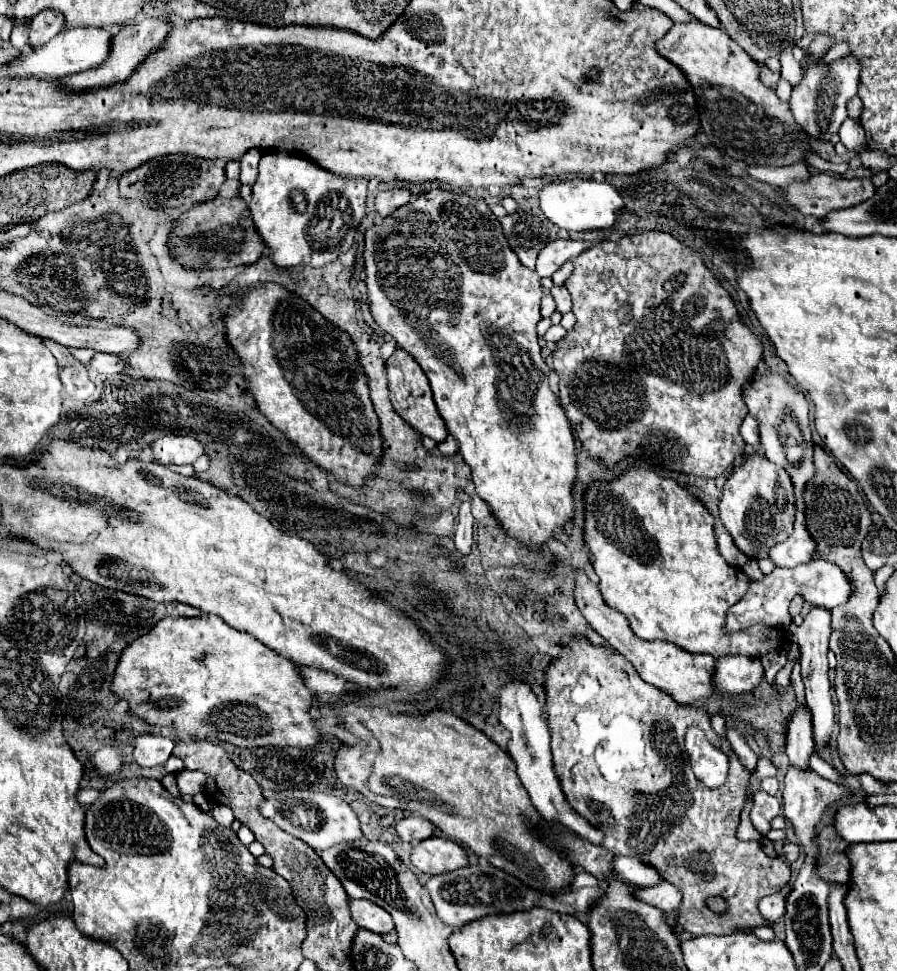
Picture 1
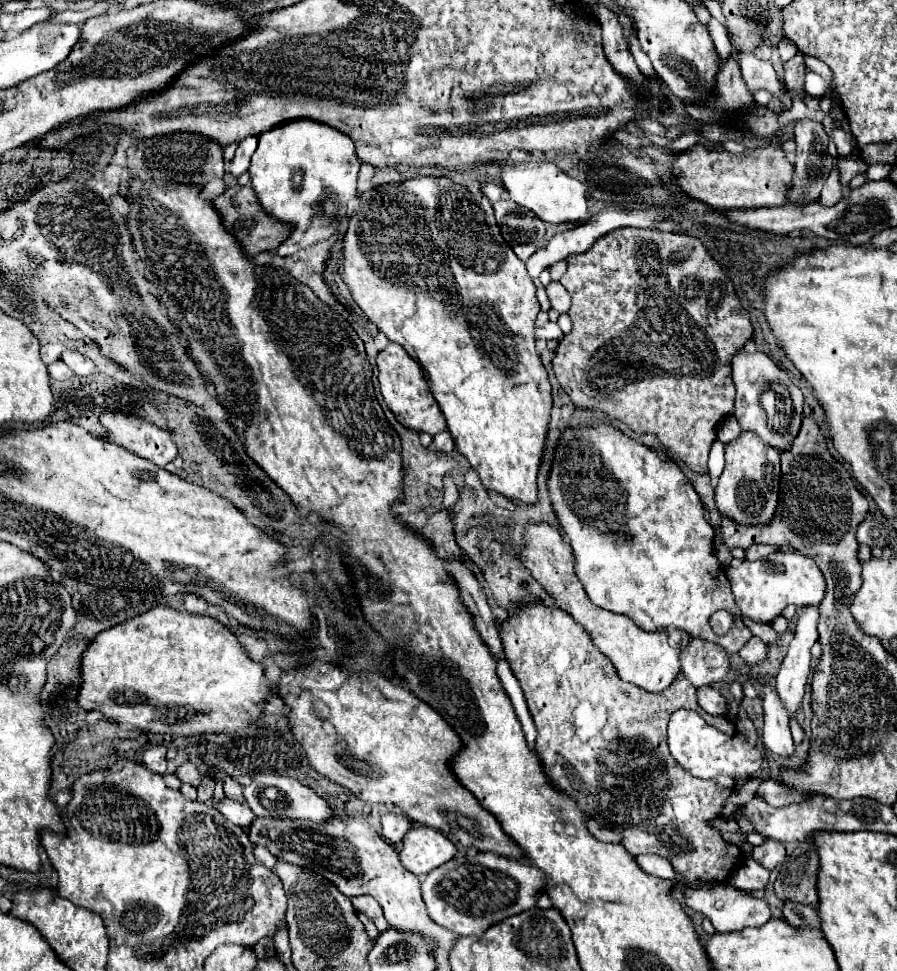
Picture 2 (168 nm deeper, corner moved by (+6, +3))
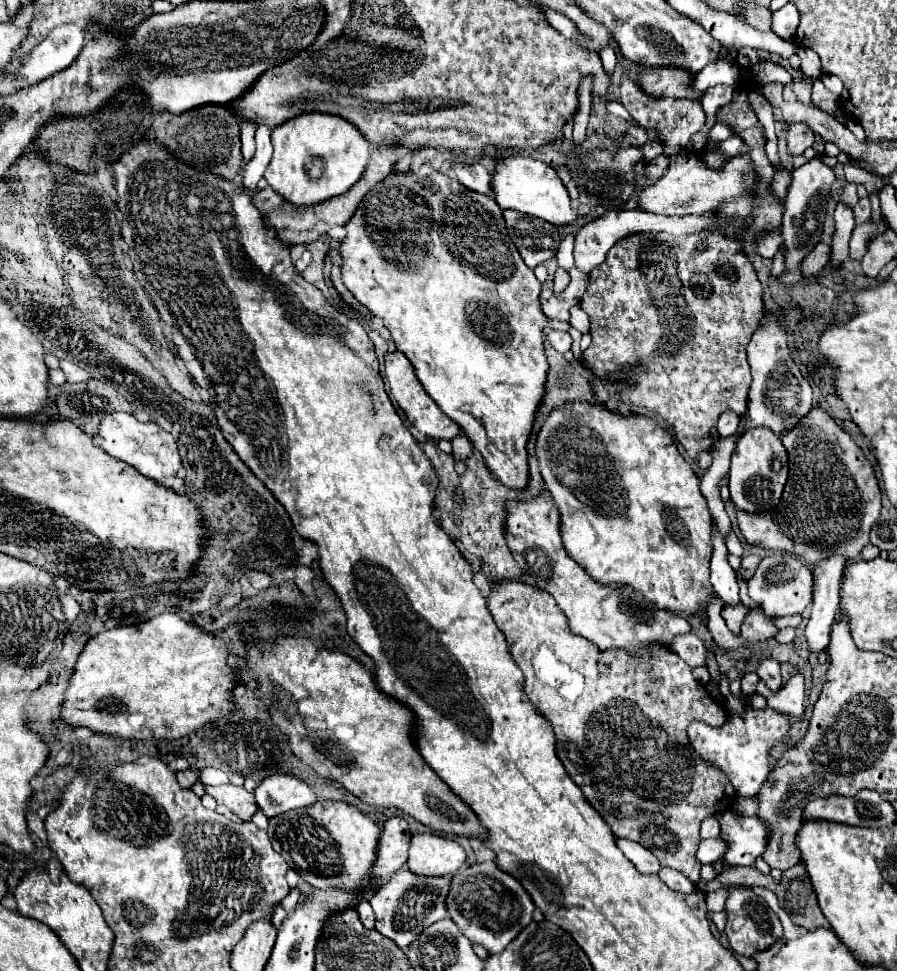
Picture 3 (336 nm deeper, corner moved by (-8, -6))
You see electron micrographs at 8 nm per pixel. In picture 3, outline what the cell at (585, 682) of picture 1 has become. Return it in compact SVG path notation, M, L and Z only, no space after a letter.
M502 581L502 583L494 583L492 585L492 591L490 591L490 597L488 597L488 609L498 625L498 629L506 635L506 643L508 643L508 651L512 655L512 659L516 661L516 665L522 669L524 673L524 691L530 699L530 703L534 705L534 709L552 725L554 729L554 737L556 737L556 753L558 753L558 759L562 761L562 765L566 767L568 775L572 777L572 781L582 789L584 797L590 801L590 805L600 811L602 819L606 821L606 825L612 829L612 833L616 837L622 837L622 839L630 839L630 841L638 841L640 845L644 845L648 851L652 851L660 865L662 867L674 867L678 871L682 871L692 883L698 883L700 881L700 867L702 863L694 857L696 851L698 851L698 845L700 845L700 823L706 819L706 817L712 817L720 811L726 809L726 803L720 807L718 803L724 801L726 797L732 799L730 795L736 795L730 781L726 781L726 777L722 777L722 773L718 773L718 769L714 767L708 767L692 749L690 749L690 741L686 737L686 727L690 725L690 721L694 719L708 719L708 725L714 725L714 727L722 727L728 723L728 713L726 709L716 703L710 693L704 689L704 685L692 675L692 669L676 655L676 653L670 653L670 651L664 651L662 647L654 647L650 655L646 655L644 659L632 659L628 653L622 653L622 651L610 651L610 653L600 653L600 649L586 641L584 637L578 637L576 633L572 633L570 625L566 623L566 615L558 609L554 597L550 597L550 593L546 591L540 591L540 589L534 589L532 585L524 583L524 581Z

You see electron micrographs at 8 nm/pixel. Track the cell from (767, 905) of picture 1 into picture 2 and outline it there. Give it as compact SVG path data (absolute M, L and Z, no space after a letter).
M676 884L674 896L676 896L676 900L680 900L680 904L690 906L692 910L708 916L718 934L738 932L738 930L744 930L744 928L750 928L750 926L760 928L770 920L770 908L768 908L766 900L752 898L752 896L744 894L742 890L732 888L728 884L704 884L700 890L688 890L688 888Z

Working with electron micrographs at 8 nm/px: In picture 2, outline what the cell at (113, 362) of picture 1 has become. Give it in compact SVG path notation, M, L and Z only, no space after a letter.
M64 350L64 352L62 352L62 356L60 356L60 360L64 360L64 364L66 364L66 366L70 366L70 368L72 368L72 372L74 372L74 374L78 374L78 376L88 376L88 374L92 374L92 372L94 372L94 364L92 364L92 360L90 360L90 358L86 358L86 356L84 356L84 354L80 354L80 352Z

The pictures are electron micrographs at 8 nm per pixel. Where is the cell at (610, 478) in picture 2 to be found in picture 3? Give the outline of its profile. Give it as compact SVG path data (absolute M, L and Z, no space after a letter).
M574 403L574 405L562 405L562 409L556 409L546 423L542 425L538 433L538 443L536 443L536 453L538 453L538 463L540 463L540 473L546 481L546 489L552 493L558 509L560 509L560 519L562 519L562 539L564 547L570 553L570 557L600 585L608 587L632 587L634 591L642 593L648 601L652 601L658 609L670 611L680 617L698 617L704 619L704 611L708 609L710 599L716 597L712 585L710 585L710 559L712 559L712 517L708 513L708 505L700 493L700 481L694 469L686 463L686 459L680 455L674 437L658 427L650 417L644 415L632 415L632 417L622 417L620 413L612 413L606 409L598 409L596 405L588 403Z

